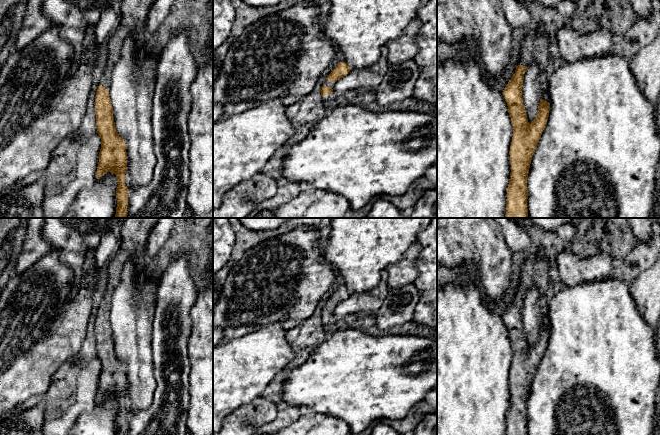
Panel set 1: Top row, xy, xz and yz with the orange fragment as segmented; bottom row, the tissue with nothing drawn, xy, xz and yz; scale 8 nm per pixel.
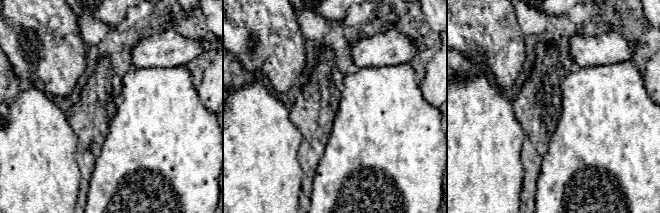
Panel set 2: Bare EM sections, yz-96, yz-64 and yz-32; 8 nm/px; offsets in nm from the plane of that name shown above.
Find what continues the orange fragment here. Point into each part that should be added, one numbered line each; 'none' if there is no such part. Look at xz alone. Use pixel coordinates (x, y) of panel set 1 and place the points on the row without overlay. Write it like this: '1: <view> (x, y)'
1: xz (332, 323)

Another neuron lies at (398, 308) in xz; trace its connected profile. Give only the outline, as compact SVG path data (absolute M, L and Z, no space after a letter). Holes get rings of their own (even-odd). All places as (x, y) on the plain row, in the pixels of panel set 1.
M413 283L389 288L381 308L375 314L377 327L388 330L412 321L419 300L420 292Z

